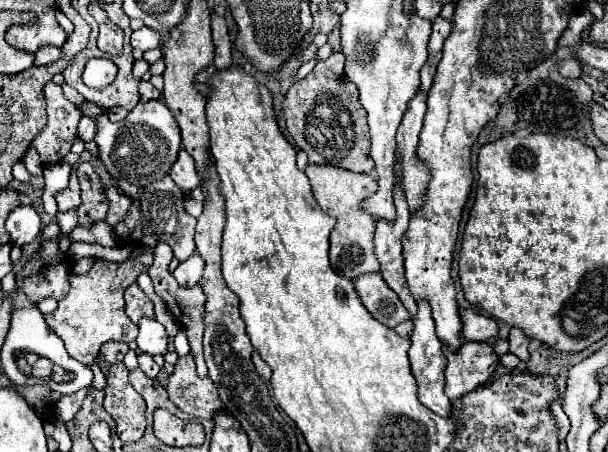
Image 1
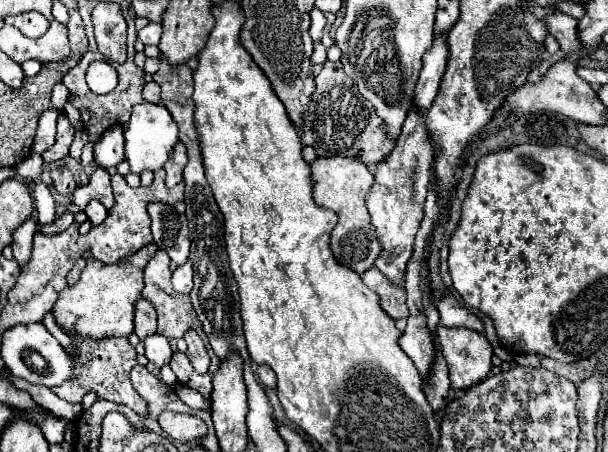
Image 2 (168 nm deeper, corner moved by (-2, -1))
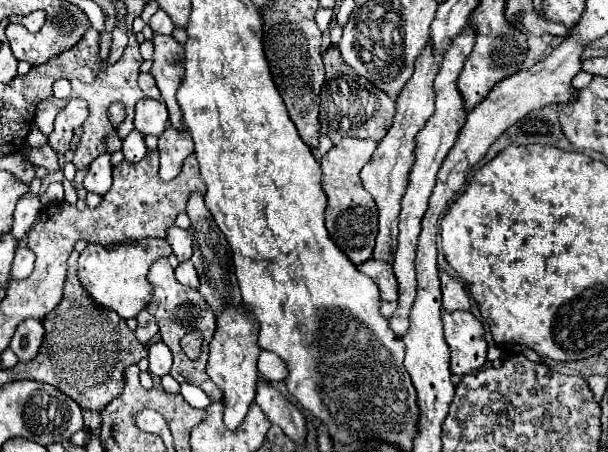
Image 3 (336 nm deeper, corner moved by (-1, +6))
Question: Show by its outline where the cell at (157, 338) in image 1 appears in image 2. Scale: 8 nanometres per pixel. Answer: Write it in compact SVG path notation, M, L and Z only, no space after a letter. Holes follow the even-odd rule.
M154 334L154 336L148 336L144 340L144 346L146 346L146 358L156 366L156 368L162 368L166 364L170 364L170 358L172 358L172 350L170 350L170 342L160 336L160 334Z

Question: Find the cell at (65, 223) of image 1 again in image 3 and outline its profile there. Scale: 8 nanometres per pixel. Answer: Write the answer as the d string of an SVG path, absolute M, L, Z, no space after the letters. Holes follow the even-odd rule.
M103 153L103 155L99 155L89 165L89 171L87 171L85 179L83 179L83 187L89 193L105 195L111 189L111 171L113 171L113 165L111 165L109 159L111 159L111 155L109 153Z

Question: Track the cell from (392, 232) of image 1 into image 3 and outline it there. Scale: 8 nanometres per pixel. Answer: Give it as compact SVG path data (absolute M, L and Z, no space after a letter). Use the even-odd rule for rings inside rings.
M431 49L423 51L419 55L419 61L415 61L415 73L407 81L407 85L401 89L397 97L397 113L391 129L383 137L383 141L377 145L371 161L361 169L361 183L371 193L371 197L377 203L379 209L379 235L377 245L373 251L375 259L383 259L387 263L393 263L395 249L397 249L397 223L401 213L401 201L407 191L407 181L411 167L415 163L415 137L425 127L425 123L431 119L431 113L435 113L435 93L433 93L433 79L439 71L439 63L435 61L435 55Z

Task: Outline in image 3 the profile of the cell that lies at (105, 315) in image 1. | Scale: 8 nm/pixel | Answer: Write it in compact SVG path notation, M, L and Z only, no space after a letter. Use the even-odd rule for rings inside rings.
M143 239L139 243L111 245L111 247L89 243L79 257L77 273L79 273L81 287L97 305L115 311L121 319L127 321L131 317L137 317L137 313L145 309L149 303L151 297L151 285L147 281L149 267L159 257L169 257L171 253L173 251L165 239Z

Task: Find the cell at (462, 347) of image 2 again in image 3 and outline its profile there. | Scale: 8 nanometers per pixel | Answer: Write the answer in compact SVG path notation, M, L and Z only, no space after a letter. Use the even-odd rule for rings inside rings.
M443 313L445 341L451 349L451 373L467 375L487 361L483 325L471 313Z

